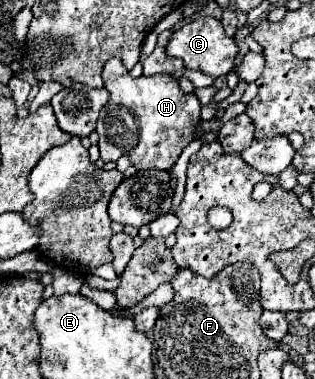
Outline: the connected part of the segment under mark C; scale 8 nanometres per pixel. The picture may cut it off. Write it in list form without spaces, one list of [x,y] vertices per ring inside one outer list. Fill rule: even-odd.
[[[200,17],[200,19],[194,19],[190,23],[184,23],[182,27],[178,27],[172,33],[172,37],[166,45],[166,53],[170,57],[182,59],[188,69],[196,69],[196,71],[202,71],[202,73],[212,75],[212,77],[226,77],[234,69],[234,59],[238,55],[238,45],[232,37],[228,37],[224,33],[224,27],[218,19]]]

